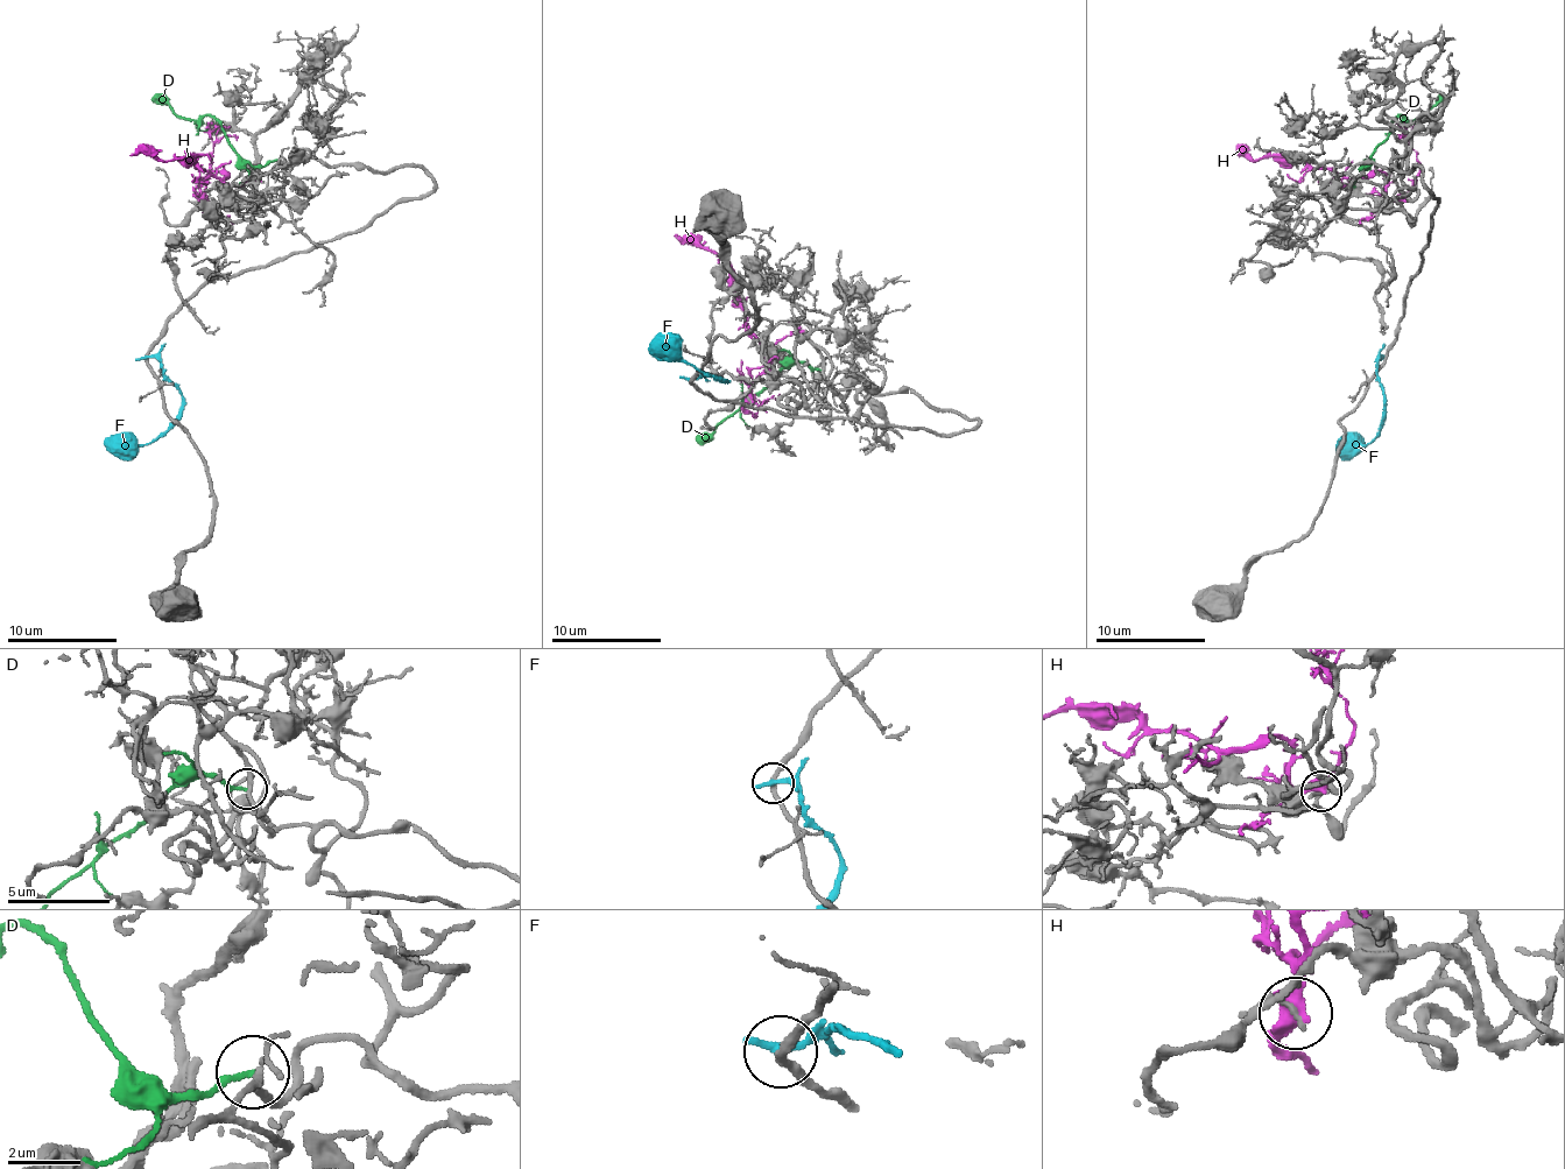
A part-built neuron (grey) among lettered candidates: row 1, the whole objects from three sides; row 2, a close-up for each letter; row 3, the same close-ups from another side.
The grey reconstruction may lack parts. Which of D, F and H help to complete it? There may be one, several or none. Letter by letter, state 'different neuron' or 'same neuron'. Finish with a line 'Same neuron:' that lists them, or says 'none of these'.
D: different neuron
F: different neuron
H: different neuron
Same neuron: none of these

